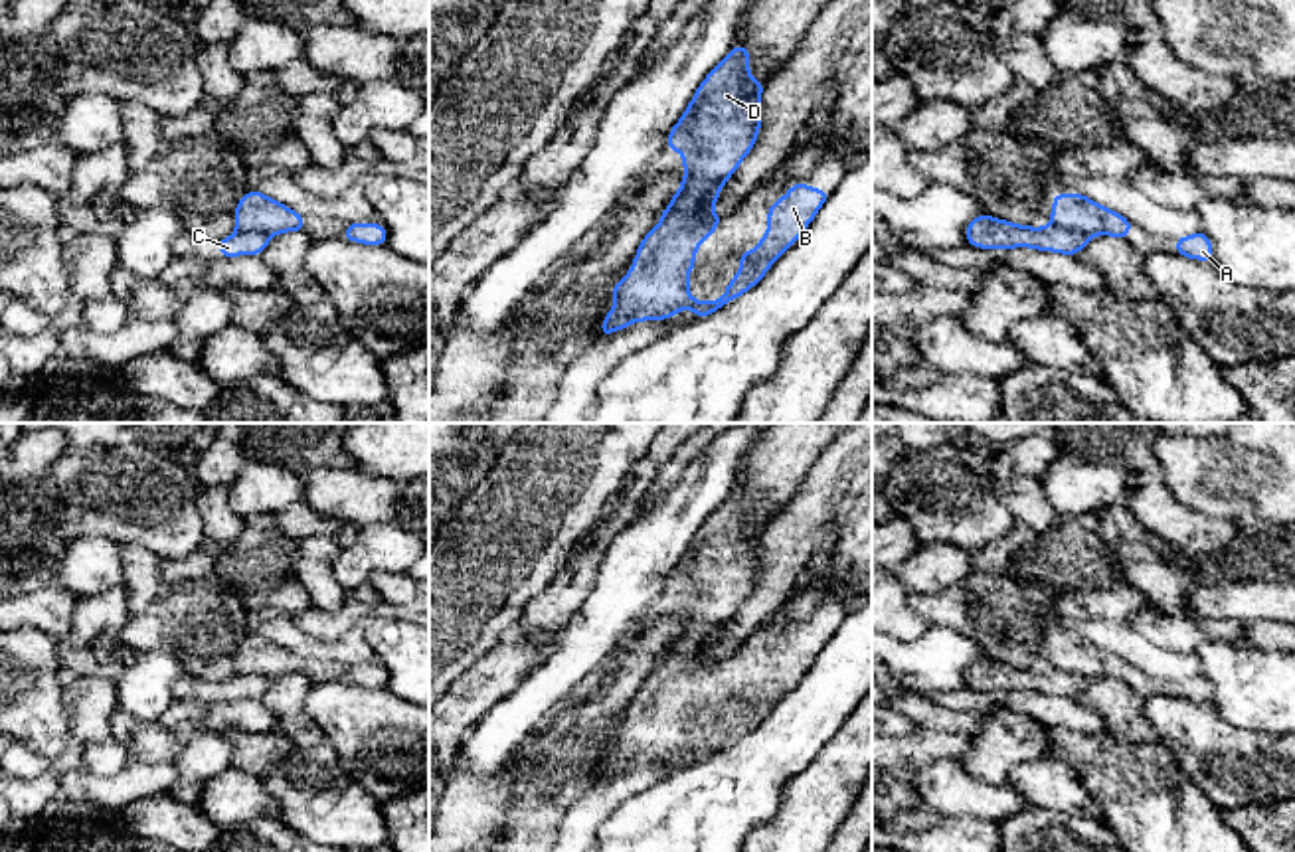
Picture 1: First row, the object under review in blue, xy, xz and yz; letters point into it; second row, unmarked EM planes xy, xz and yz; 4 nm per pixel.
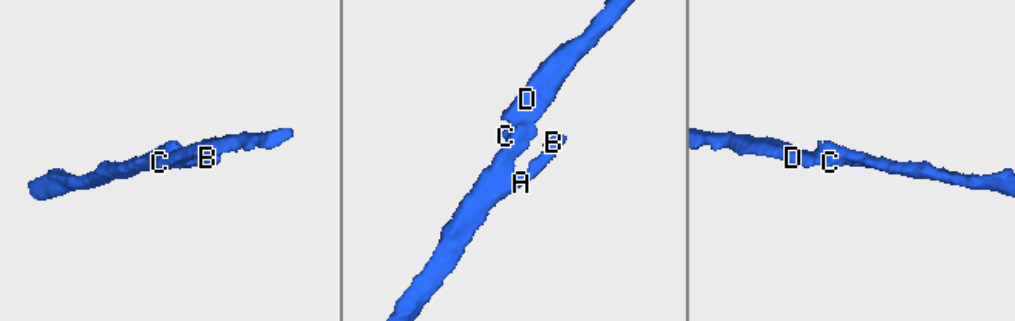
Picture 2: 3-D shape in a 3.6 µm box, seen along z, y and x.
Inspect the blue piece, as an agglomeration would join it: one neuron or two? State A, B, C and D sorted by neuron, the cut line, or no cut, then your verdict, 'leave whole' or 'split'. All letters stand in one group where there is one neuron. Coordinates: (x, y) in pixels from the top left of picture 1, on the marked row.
groups A B / C D; cut xz (724, 178), (690, 206), (673, 202); split

